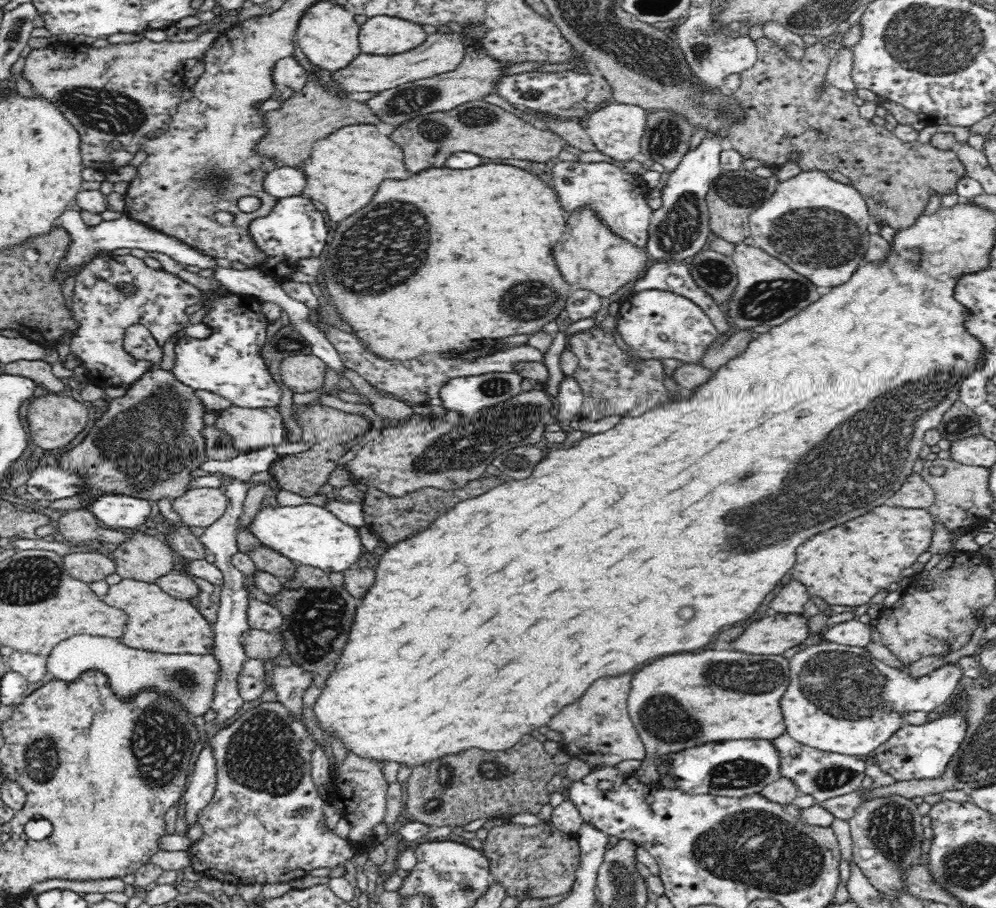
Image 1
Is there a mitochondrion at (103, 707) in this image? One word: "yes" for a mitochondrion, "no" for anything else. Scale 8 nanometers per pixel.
no

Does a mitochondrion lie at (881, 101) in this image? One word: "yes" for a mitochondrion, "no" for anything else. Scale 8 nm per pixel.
no

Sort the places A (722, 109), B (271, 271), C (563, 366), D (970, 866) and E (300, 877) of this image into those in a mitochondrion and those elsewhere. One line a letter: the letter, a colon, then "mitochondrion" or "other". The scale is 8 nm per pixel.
A: mitochondrion
B: other
C: other
D: mitochondrion
E: other

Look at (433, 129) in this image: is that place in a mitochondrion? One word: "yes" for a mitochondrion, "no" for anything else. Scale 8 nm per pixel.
yes

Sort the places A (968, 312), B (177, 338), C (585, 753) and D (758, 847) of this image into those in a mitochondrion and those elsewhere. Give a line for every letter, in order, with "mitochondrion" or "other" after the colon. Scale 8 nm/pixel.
A: other
B: other
C: other
D: mitochondrion

